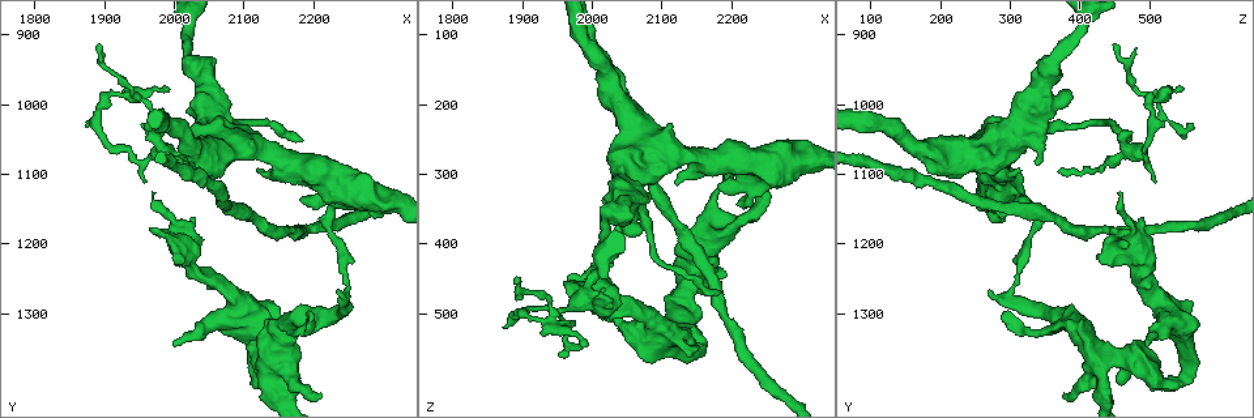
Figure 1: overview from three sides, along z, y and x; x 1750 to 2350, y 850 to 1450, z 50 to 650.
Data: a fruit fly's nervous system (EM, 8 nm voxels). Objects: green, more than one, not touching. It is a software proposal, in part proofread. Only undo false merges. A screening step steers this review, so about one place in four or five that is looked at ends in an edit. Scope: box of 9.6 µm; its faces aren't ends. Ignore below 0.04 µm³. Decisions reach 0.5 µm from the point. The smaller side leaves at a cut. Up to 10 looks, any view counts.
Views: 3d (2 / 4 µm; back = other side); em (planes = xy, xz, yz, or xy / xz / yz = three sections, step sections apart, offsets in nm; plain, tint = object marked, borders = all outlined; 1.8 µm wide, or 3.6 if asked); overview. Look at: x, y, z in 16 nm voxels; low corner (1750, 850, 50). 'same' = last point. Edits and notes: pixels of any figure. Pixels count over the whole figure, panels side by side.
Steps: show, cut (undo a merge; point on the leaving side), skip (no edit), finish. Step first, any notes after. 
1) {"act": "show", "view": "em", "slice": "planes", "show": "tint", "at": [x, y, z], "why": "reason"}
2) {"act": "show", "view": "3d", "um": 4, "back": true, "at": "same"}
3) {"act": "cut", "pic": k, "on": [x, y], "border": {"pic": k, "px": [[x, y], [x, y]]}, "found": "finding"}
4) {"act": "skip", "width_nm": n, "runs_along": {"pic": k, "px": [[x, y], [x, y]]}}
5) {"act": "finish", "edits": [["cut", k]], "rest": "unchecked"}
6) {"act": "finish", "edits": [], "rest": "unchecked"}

{"act": "show", "view": "3d", "um": 4, "at": [1995, 1195, 435]}

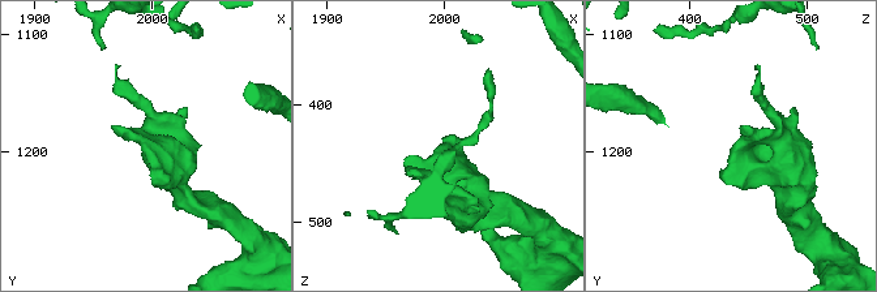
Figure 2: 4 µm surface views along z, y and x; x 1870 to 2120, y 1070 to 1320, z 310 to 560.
{"act": "show", "view": "em", "slice": "planes", "show": "tint", "at": [1994, 1196, 438]}

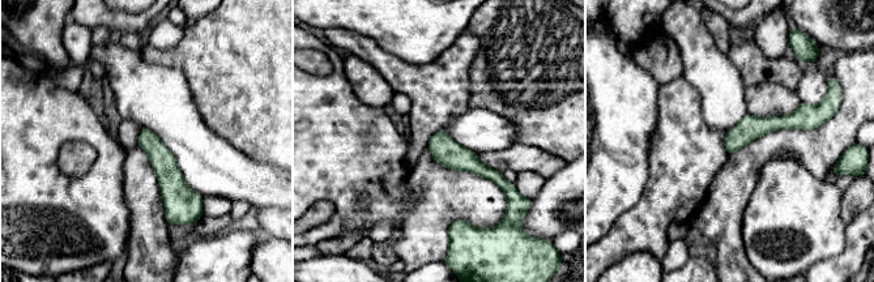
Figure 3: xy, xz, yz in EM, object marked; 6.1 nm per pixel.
{"act": "skip", "found": "one neuron here"}

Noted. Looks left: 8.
{"act": "show", "view": "em", "um": 3.6, "slice": "yz", "step": 4, "show": "tint", "at": [2050, 1080, 205], "why": "looks like a crossing"}

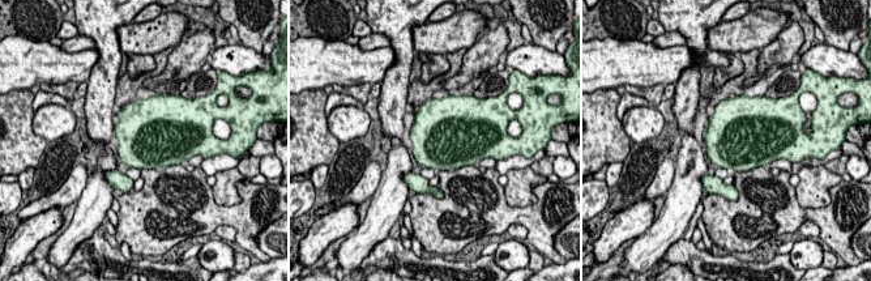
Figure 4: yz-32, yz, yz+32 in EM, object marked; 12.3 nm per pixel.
{"act": "show", "view": "em", "um": 3.6, "slice": "planes", "show": "borders", "at": "same", "why": "another direction"}

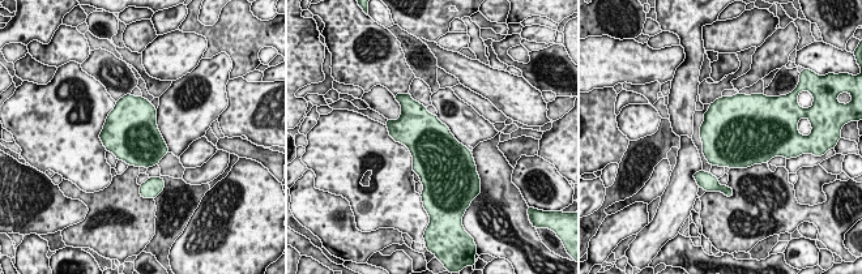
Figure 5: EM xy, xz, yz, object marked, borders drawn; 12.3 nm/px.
{"act": "skip", "found": "all the same neuron"}

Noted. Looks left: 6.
{"act": "show", "view": "em", "slice": "planes", "show": "tint", "at": [2245, 1250, 310], "why": "sudden change in width"}

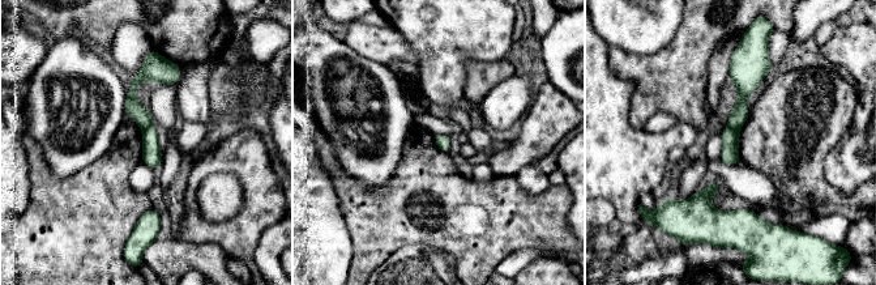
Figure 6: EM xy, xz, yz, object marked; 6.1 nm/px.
{"act": "cut", "pic": 6, "on": [730, 136], "found": "a second neuron is stuck on"}

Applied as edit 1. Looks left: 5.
{"act": "finish", "edits": [["cut", 6]], "rest": "unchecked"}

